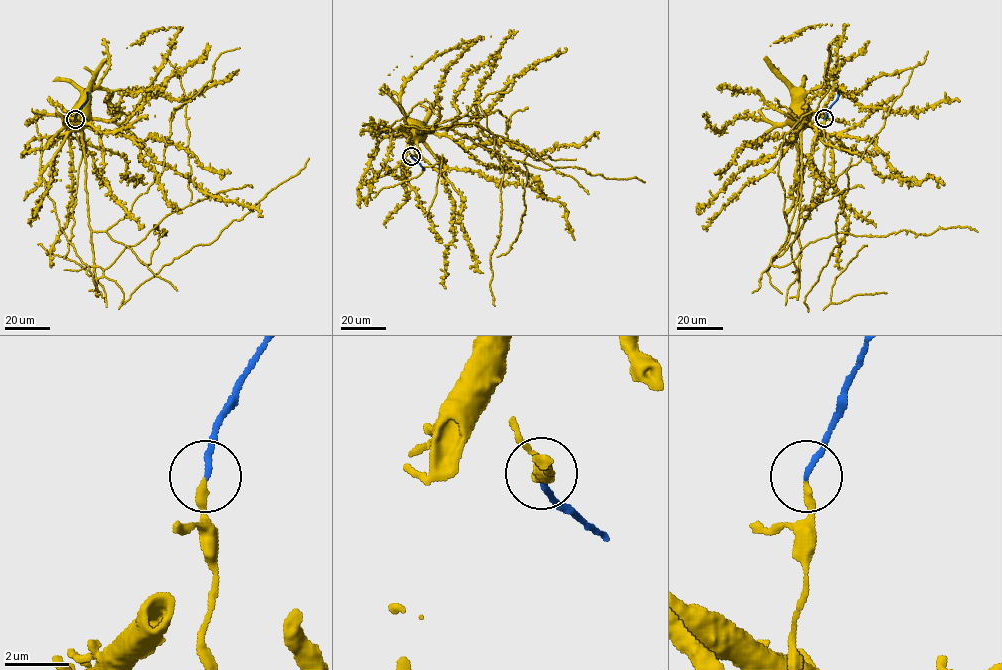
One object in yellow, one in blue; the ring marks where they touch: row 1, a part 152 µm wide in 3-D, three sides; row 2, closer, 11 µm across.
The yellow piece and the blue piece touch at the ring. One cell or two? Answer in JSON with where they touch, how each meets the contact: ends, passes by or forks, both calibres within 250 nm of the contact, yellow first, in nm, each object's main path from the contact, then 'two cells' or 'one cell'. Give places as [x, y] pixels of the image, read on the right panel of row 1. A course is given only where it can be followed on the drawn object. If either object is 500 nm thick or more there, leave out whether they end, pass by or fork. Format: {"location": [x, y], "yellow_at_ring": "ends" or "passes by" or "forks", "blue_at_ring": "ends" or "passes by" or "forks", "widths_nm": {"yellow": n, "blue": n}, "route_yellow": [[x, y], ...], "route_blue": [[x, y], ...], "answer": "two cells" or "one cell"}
{"location": [824, 118], "yellow_at_ring": "ends", "blue_at_ring": "ends", "widths_nm": {"yellow": 240, "blue": 170}, "route_yellow": [[824, 119], [824, 162], [814, 181], [810, 215], [799, 235], [788, 245], [785, 241], [801, 178], [793, 123]], "route_blue": [[824, 119], [839, 91]], "answer": "one cell"}

